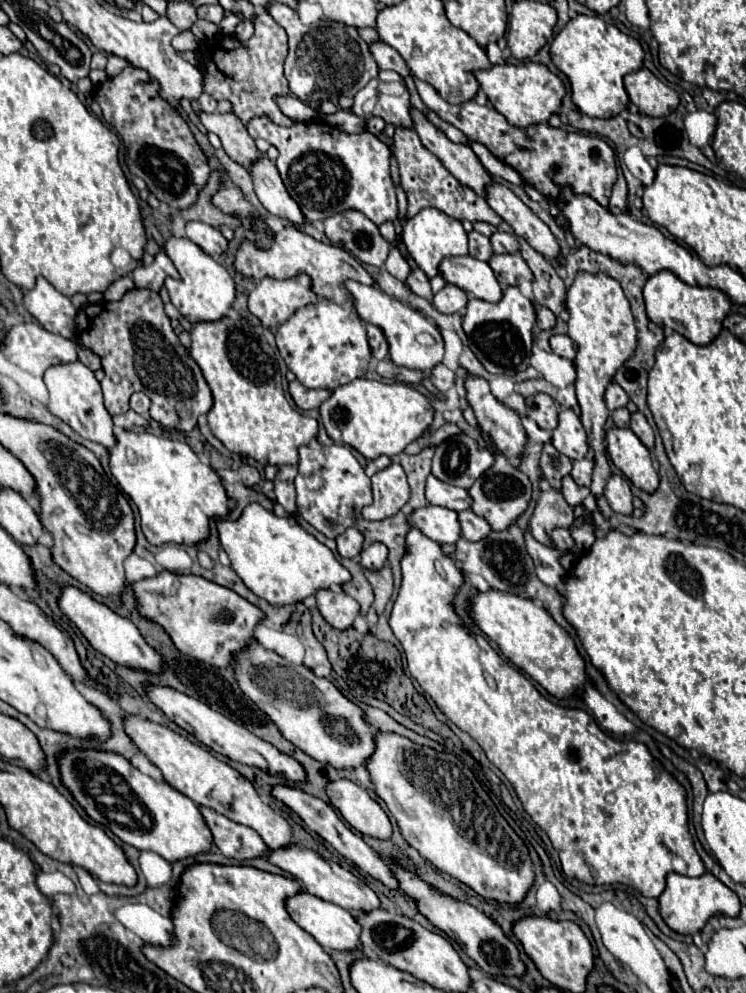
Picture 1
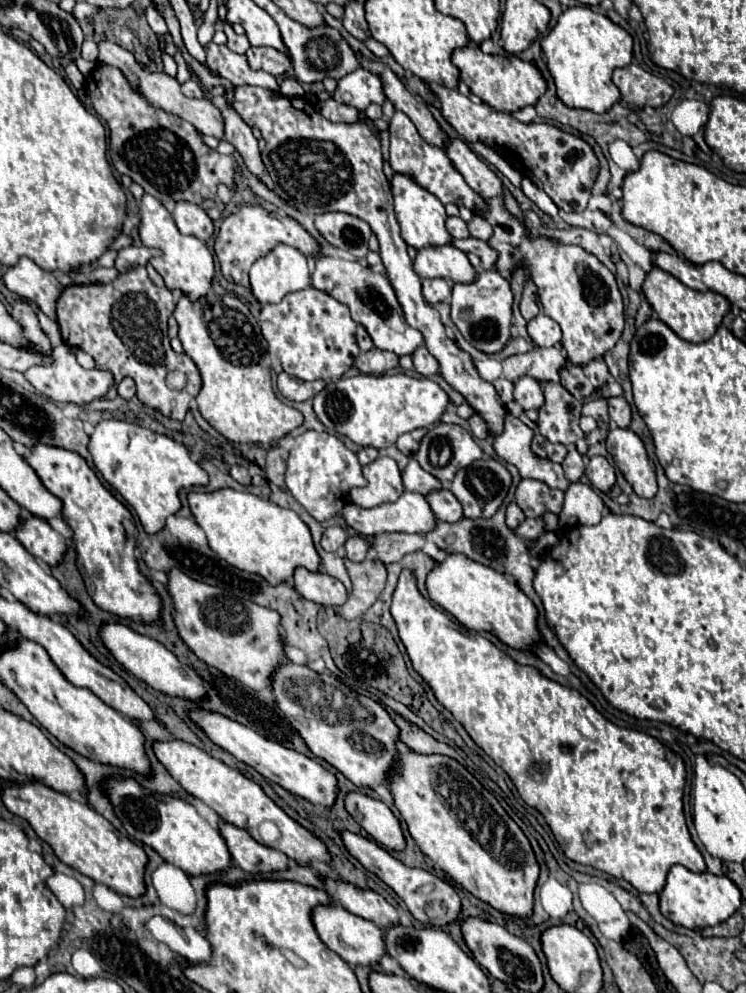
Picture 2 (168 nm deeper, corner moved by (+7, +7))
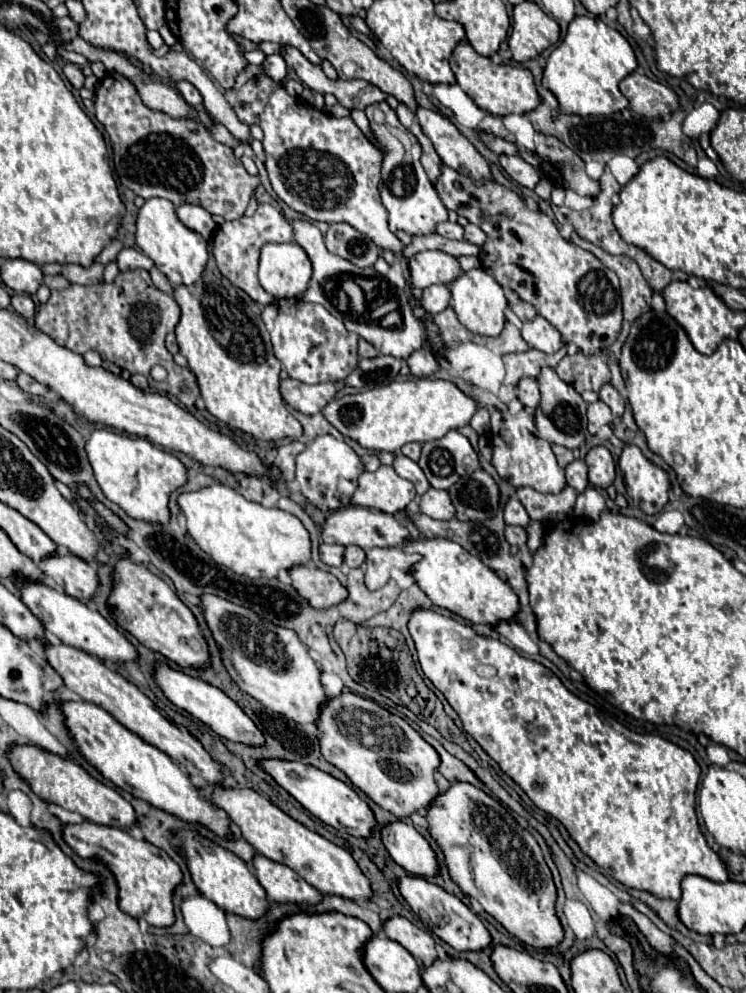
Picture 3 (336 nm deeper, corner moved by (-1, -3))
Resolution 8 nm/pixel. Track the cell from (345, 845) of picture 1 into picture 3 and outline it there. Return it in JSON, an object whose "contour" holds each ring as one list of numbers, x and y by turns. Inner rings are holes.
{"contour":[[407,875,399,879,399,891,411,905,411,909,417,913,417,917,423,921,423,925,437,937,441,937,445,943,449,943,457,951,483,951,491,945,491,935,487,927,481,923,481,919,455,895,447,893,445,889,437,887,435,883,429,883,423,877]]}

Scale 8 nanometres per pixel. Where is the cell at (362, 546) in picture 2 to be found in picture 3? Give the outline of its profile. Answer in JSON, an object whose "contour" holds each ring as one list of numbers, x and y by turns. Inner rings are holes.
{"contour":[[349,545,349,547,345,547,343,561,345,561,349,567,361,567,361,565,365,563,365,551,363,551,361,547]]}

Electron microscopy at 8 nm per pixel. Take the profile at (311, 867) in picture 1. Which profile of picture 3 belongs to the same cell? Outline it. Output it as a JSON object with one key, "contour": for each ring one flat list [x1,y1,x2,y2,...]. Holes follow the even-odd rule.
{"contour":[[391,917,385,925,383,931,397,943,401,943,415,959,419,959,425,967,431,967,437,959,439,953,435,949,435,939,431,933,415,927,411,921,403,917]]}

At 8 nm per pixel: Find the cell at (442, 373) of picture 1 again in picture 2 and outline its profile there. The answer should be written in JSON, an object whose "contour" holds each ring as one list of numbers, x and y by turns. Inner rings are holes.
{"contour":[[423,345,413,353,413,363,415,363,415,369,417,369,423,377,431,377,431,375,439,373,437,359,435,359]]}

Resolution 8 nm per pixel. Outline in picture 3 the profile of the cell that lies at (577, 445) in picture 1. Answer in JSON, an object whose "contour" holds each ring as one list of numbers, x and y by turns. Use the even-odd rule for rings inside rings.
{"contour":[[551,367,541,369,541,373,537,375,537,383,539,383,539,391,541,391,541,401,539,401,539,407,535,411,537,435,553,445,563,445,569,449,579,447,587,435,587,427,585,427,587,403,571,385,561,381]]}

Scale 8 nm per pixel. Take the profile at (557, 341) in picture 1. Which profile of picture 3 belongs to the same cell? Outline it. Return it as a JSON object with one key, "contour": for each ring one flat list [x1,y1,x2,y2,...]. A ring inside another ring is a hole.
{"contour":[[537,315,533,321,523,323,521,337,529,343,529,347,535,347,543,353,557,353,563,345,561,333,541,315]]}

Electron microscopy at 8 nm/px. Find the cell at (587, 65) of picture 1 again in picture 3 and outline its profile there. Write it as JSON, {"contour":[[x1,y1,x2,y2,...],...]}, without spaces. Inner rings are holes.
{"contour":[[575,17,559,47,547,57,541,83,557,97,559,109,573,115,609,115,623,111,629,101,619,91,619,81,637,67,635,53,627,39,599,19]]}

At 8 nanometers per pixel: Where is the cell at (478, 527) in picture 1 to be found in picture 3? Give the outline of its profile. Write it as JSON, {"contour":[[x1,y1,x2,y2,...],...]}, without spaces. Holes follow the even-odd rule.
{"contour":[[429,487,429,491,425,491,421,495,421,513,429,515,433,519,447,521,447,519,455,517,455,507,453,507,447,491,439,491,439,489]]}

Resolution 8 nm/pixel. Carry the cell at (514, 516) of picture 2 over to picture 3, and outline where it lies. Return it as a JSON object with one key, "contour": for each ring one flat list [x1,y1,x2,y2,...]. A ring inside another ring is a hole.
{"contour":[[509,497,507,499,503,515,505,515,505,523,507,525,521,525,521,527,525,527,529,523,529,515,527,515,525,507,519,503,517,497]]}

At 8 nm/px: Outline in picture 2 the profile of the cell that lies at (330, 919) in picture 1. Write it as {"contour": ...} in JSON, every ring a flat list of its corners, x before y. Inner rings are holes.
{"contour":[[335,903,317,905,311,911,311,921,313,921,313,927,315,927,319,939,351,965,373,965,385,955,383,931,377,925,373,925,371,921,365,921,363,917,349,913,341,905,335,905]]}

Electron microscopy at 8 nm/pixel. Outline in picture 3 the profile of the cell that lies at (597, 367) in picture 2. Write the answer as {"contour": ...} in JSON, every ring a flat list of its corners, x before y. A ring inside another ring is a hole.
{"contour":[[577,351,575,355,565,355,557,363,555,373,565,383,573,385,577,393,583,393,587,389,597,393,601,389,601,385,611,379,609,367,607,367,607,363,605,363,601,353,585,355,581,351]]}

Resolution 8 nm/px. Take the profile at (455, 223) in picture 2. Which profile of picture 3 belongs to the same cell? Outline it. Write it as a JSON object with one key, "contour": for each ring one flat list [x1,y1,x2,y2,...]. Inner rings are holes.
{"contour":[[449,221,439,223,437,225,437,233,447,237,447,239,463,239,463,227,457,225,457,223,449,223]]}

